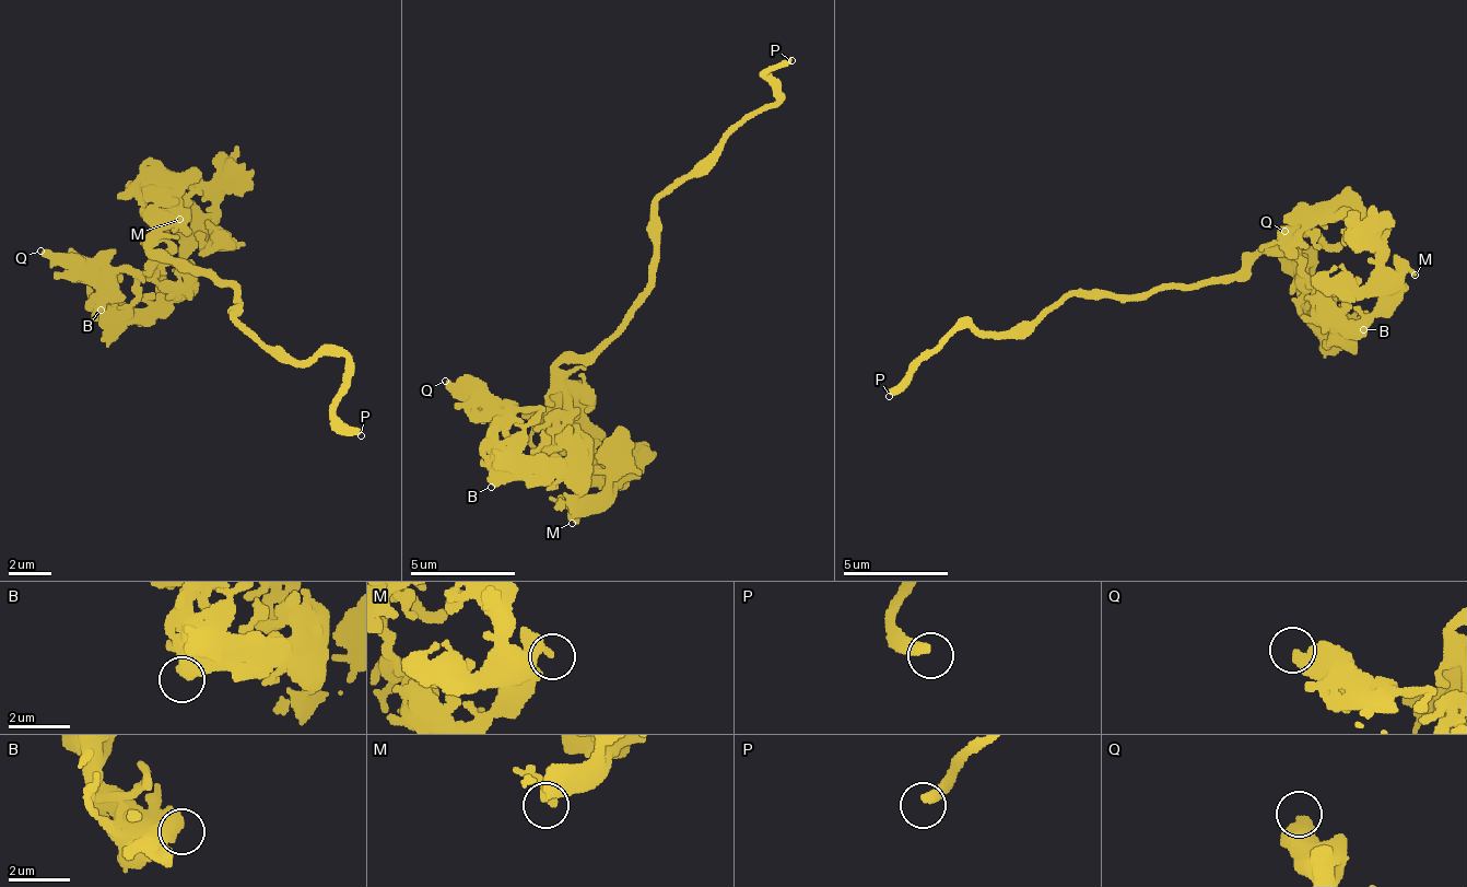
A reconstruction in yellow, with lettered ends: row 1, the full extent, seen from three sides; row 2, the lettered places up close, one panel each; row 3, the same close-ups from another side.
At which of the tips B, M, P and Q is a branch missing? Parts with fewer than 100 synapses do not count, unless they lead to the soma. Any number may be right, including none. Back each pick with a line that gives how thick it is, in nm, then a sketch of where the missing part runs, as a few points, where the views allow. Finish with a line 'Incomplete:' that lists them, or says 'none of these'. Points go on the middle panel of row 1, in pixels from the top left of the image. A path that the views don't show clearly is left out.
P: 320 nm
Incomplete: P

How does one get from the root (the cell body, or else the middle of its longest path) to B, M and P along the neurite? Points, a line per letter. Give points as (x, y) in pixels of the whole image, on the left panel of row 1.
B: (236, 290), (160, 260), (150, 247), (163, 238), (169, 246), (138, 276), (138, 301), (101, 310)
M: (236, 290), (160, 260), (150, 247), (163, 238), (171, 264), (190, 267), (179, 219)
P: (236, 290), (234, 319), (262, 345), (301, 362), (320, 351), (340, 357), (344, 363), (336, 409), (361, 435)

